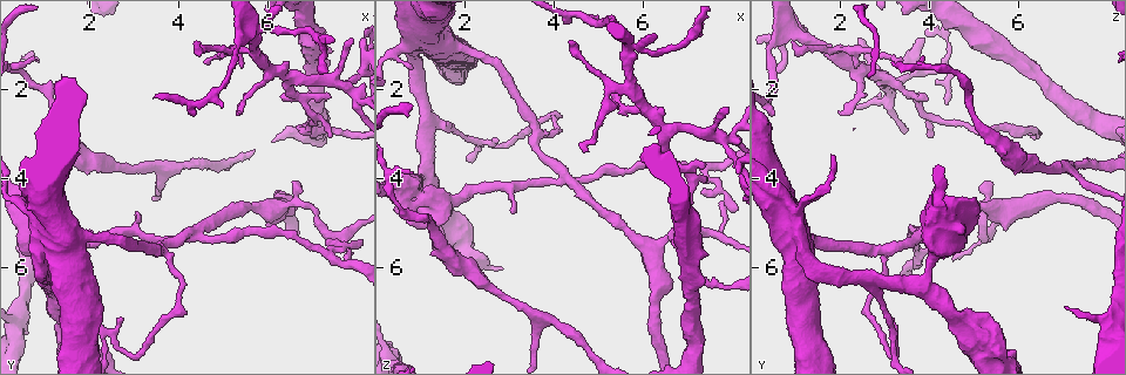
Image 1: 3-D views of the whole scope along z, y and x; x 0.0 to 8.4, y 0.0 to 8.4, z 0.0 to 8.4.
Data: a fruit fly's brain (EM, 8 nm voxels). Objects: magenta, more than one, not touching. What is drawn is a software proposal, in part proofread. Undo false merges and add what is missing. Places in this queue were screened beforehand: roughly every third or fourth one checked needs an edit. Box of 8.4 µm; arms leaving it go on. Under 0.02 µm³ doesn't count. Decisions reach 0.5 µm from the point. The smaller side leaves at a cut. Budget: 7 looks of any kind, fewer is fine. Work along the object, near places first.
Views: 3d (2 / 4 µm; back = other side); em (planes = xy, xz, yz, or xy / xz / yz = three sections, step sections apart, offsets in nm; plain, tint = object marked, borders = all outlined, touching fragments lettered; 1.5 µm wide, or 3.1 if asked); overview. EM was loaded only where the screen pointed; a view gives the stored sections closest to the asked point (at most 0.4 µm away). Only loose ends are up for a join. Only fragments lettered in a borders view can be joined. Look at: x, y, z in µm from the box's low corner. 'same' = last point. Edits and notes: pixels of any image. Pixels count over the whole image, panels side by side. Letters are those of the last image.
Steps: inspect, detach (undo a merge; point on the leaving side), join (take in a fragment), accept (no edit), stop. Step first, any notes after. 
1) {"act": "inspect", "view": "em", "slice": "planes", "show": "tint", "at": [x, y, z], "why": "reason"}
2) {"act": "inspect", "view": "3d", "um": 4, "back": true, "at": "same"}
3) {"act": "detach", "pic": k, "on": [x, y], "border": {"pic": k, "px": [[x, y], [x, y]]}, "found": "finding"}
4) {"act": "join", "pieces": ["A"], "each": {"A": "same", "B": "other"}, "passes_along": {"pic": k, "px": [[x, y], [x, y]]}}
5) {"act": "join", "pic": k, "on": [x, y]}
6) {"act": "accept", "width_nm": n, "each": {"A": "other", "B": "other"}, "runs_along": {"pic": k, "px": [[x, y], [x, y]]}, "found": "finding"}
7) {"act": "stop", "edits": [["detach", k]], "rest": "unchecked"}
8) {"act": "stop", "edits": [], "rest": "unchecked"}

{"act": "inspect", "view": "3d", "um": 2, "back": true, "at": [3.05, 4.85, 4.75], "why": "an open end"}

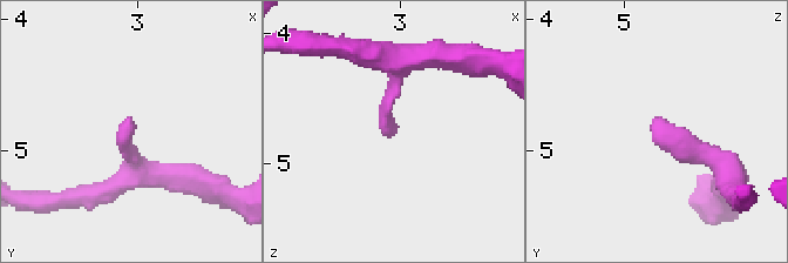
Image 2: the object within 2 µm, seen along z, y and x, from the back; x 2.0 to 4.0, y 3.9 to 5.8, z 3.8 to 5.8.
{"act": "inspect", "view": "em", "slice": "planes", "show": "borders", "at": [3.04, 4.78, 4.76], "why": "need the tissue"}

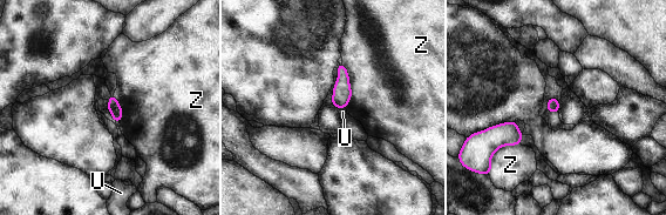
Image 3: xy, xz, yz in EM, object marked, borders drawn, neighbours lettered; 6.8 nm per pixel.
{"act": "accept", "each": {"U": "other", "Z": "other"}, "found": "none of them fits"}

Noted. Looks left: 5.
{"act": "inspect", "view": "em", "slice": "planes", "show": "plain", "at": [2.75, 7.10, 3.15], "why": "free end"}

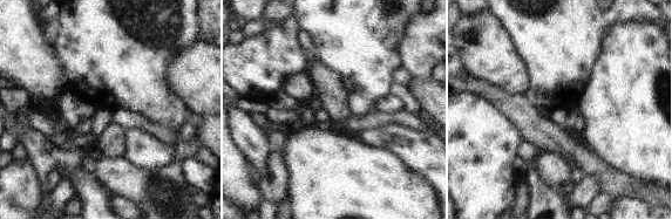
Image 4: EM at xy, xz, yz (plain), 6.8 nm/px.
{"act": "inspect", "view": "em", "slice": "planes", "show": "borders", "at": "same"}

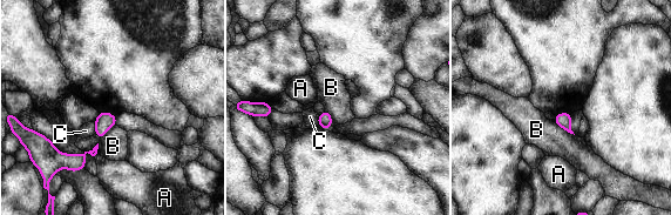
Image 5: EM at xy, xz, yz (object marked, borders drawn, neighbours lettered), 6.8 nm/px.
{"act": "accept", "each": {"A": "other", "B": "other", "C": "other"}, "border": {"pic": 5, "px": [[94, 122], [95, 133]]}, "found": "no lettered fragment goes on from it"}

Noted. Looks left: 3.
{"act": "inspect", "view": "em", "slice": "xz", "step": 8, "show": "tint", "at": [0.80, 1.40, 3.85], "why": "branch stops here"}

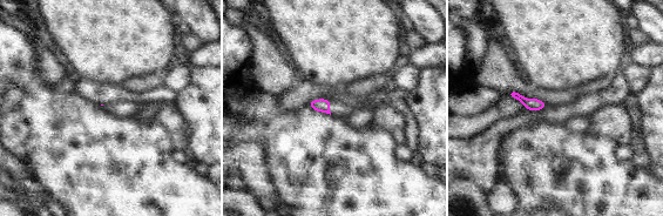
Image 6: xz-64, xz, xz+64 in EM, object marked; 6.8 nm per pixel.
{"act": "inspect", "view": "em", "slice": "xz", "step": 8, "show": "borders", "at": "same"}

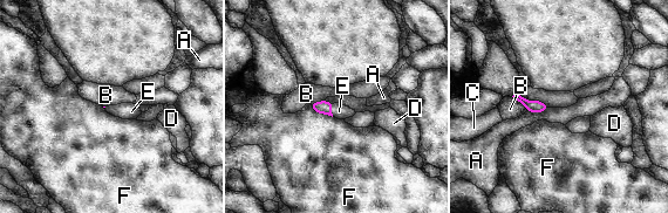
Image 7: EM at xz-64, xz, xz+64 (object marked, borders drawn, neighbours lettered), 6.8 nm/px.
{"act": "join", "pieces": ["E"], "each": {"A": "other", "B": "other", "C": "other", "D": "other", "E": "same", "F": "other"}, "passes_along": {"pic": 7, "px": [[324, 107], [331, 110], [339, 111]]}, "found": "the neuron continues"}

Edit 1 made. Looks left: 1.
{"act": "stop", "edits": [["join", 7]], "rest": "unchecked"}

